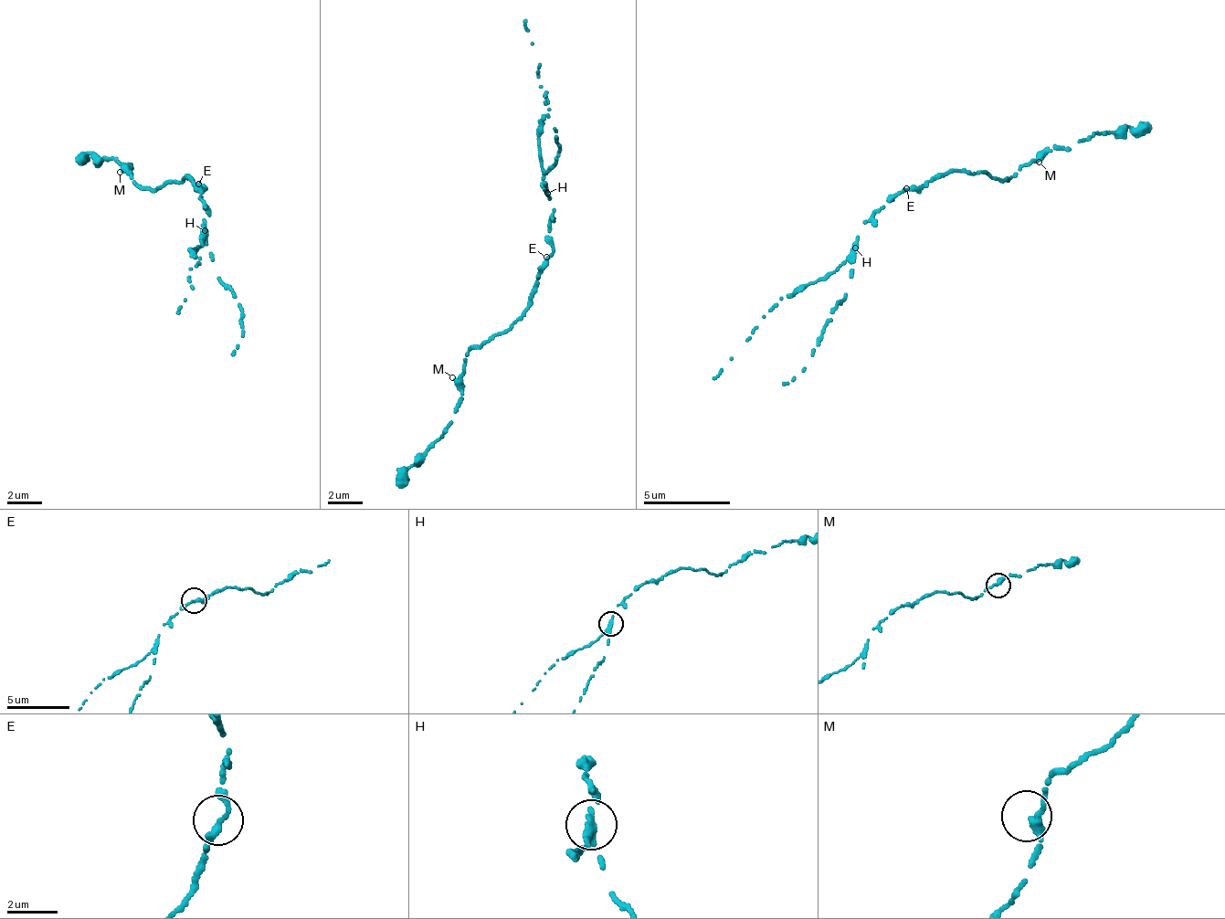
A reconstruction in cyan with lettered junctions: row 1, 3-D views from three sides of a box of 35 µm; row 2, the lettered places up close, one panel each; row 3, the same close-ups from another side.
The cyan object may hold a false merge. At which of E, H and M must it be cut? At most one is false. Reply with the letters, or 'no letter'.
H

